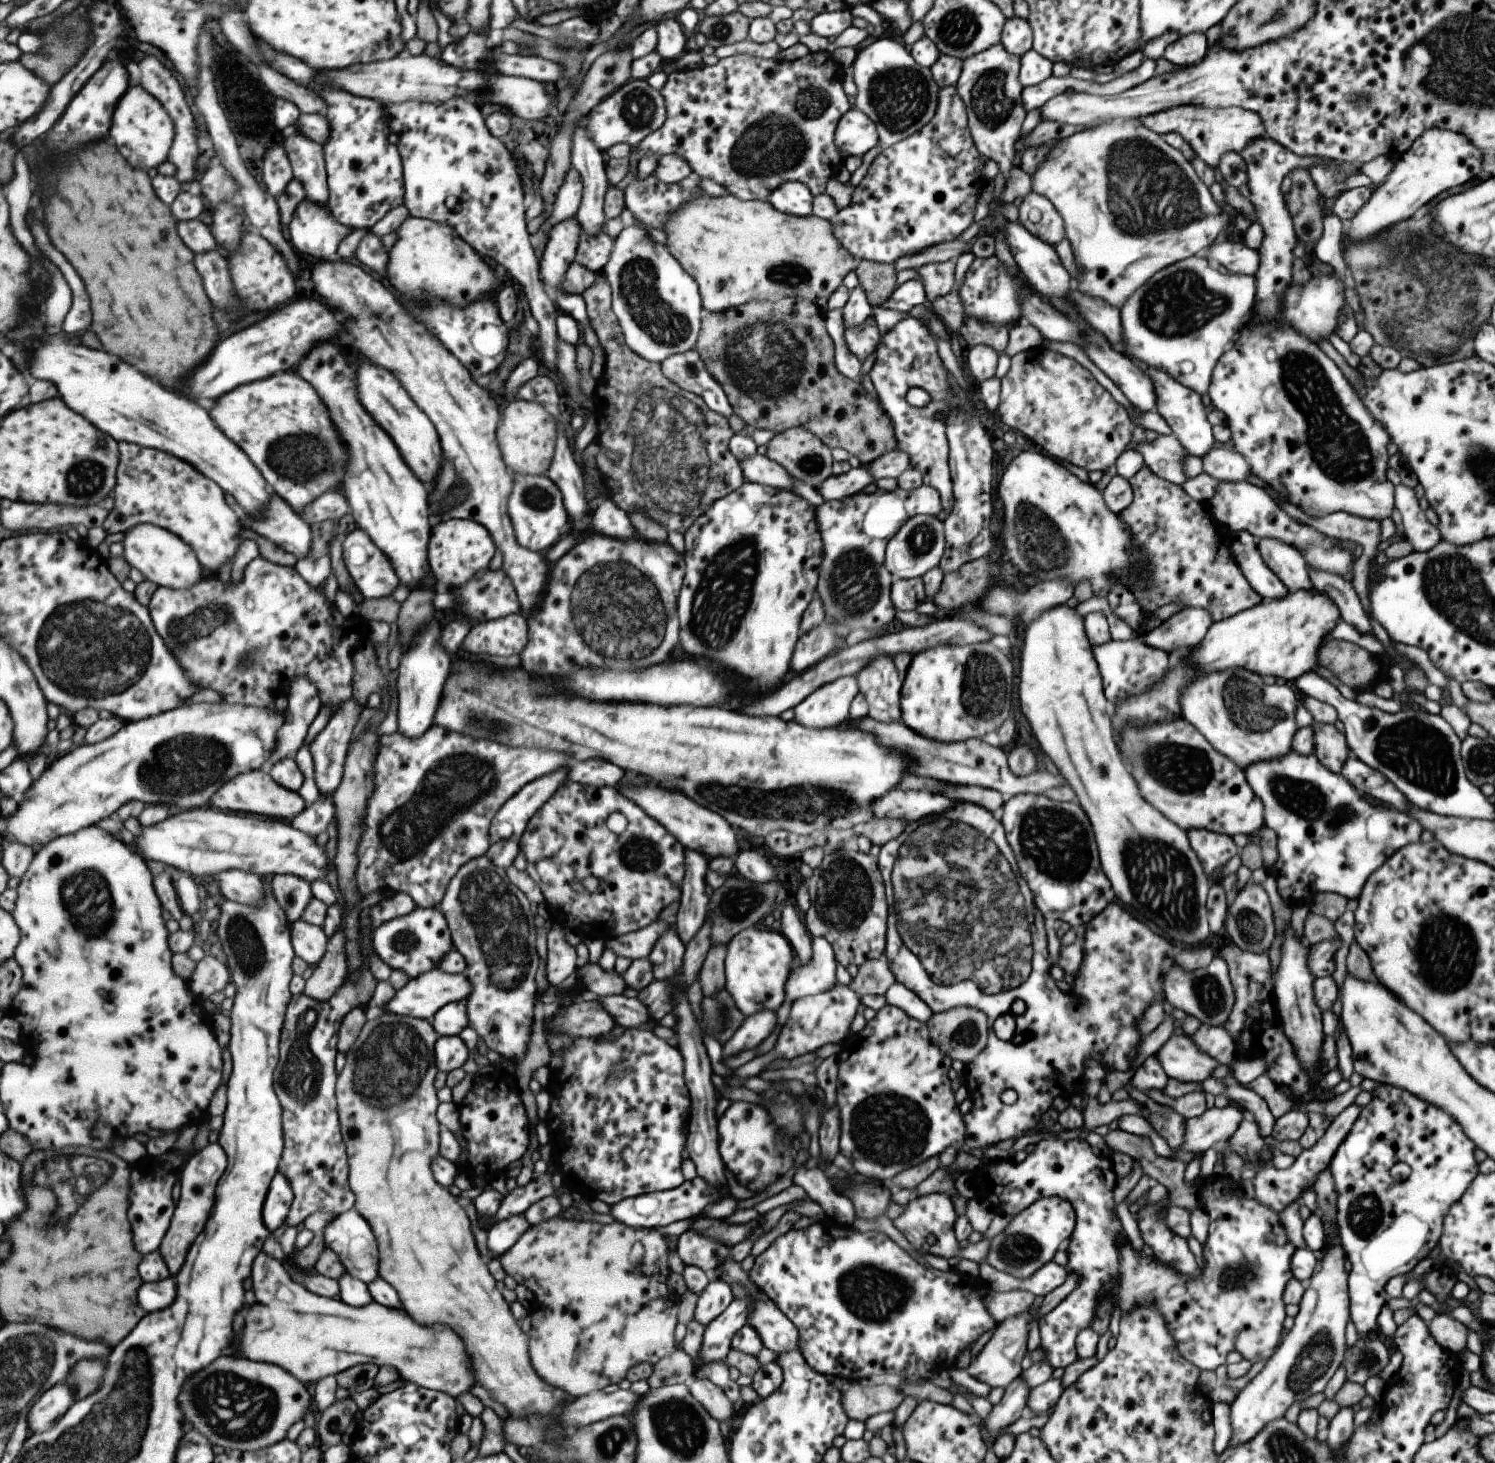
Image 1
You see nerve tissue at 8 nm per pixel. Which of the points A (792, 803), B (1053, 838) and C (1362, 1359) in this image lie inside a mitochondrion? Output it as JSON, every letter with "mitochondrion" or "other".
{"A":"mitochondrion","B":"mitochondrion","C":"mitochondrion"}

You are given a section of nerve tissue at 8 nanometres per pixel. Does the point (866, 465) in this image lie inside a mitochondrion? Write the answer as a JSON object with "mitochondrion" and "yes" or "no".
{"mitochondrion":"no"}

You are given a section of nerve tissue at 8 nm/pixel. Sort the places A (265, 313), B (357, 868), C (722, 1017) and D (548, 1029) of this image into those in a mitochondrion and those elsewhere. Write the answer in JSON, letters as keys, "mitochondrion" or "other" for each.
{"A":"other","B":"other","C":"mitochondrion","D":"other"}

